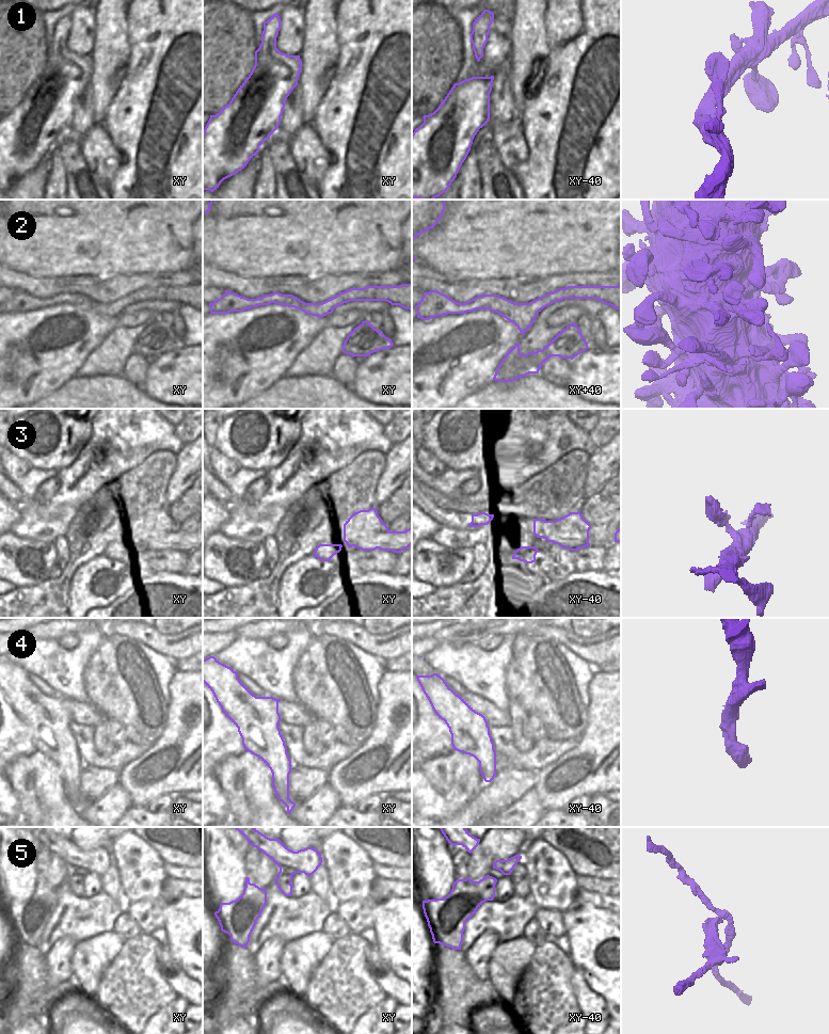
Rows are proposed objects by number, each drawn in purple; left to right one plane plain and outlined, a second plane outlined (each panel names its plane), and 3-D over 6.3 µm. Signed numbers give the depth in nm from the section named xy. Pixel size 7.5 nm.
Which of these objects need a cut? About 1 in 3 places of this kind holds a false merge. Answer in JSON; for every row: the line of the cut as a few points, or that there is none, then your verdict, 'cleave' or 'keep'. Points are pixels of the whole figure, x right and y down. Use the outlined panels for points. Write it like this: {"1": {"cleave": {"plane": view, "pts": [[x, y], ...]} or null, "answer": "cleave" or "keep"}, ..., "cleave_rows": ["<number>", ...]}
{"1": {"cleave": null, "answer": "keep"}, "2": {"cleave": null, "answer": "keep"}, "3": {"cleave": null, "answer": "keep"}, "4": {"cleave": null, "answer": "keep"}, "5": {"cleave": {"plane": "xy", "pts": [[280, 868], [283, 868], [291, 875]]}, "answer": "cleave"}, "cleave_rows": ["5"]}

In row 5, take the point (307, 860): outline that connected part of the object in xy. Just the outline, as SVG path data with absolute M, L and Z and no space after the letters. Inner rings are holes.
M233 827L238 830L257 849L268 856L280 869L291 875L304 873L313 875L322 863L320 852L306 847L298 852L289 849L280 839L270 839L255 827Z

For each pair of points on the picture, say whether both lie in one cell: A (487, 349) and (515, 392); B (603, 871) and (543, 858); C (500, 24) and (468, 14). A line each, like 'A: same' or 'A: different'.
A: different
B: different
C: different

